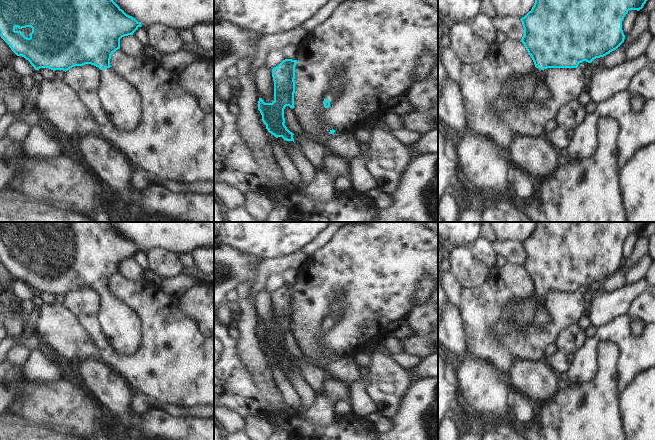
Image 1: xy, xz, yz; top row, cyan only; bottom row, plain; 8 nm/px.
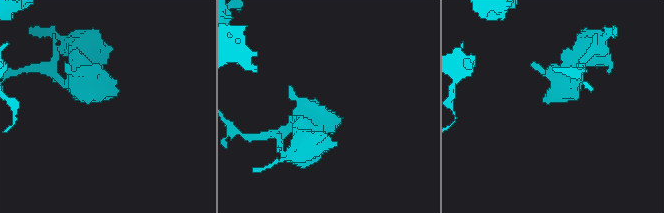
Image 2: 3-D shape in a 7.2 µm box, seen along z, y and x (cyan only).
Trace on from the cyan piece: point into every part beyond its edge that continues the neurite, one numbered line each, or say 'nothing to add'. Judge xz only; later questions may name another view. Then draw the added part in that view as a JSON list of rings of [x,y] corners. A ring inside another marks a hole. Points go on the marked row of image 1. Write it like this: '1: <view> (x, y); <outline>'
1: xz (333, 95); [[[335,85],[333,89],[328,92],[324,99],[328,99],[330,101],[330,106],[332,106],[339,98],[342,89],[339,85]]]

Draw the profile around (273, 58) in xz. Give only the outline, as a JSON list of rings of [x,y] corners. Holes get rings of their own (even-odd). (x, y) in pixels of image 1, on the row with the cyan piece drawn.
[[[281,49],[270,50],[265,57],[265,66],[269,69],[273,69],[274,67],[278,66],[285,57]]]

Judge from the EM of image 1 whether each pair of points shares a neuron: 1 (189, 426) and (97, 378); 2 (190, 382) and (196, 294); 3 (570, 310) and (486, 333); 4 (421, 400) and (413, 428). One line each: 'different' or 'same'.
1: same
2: different
3: same
4: same

